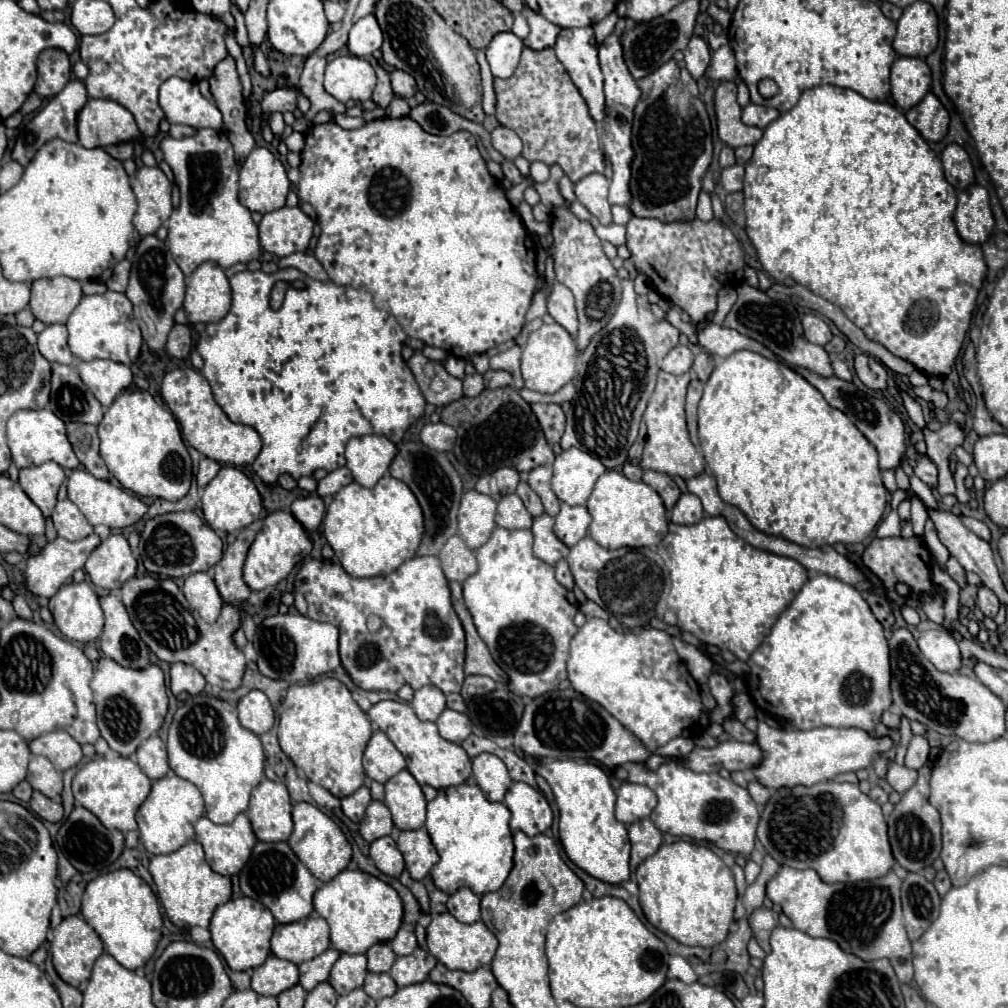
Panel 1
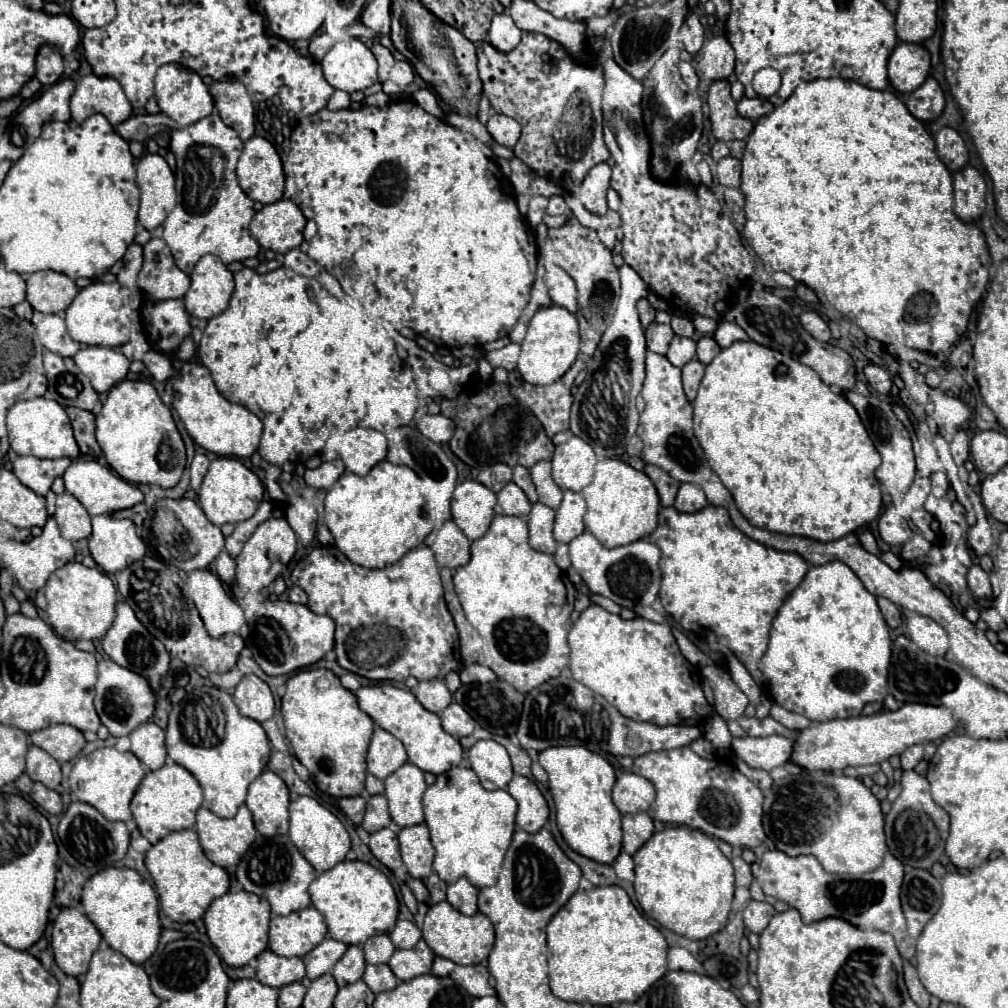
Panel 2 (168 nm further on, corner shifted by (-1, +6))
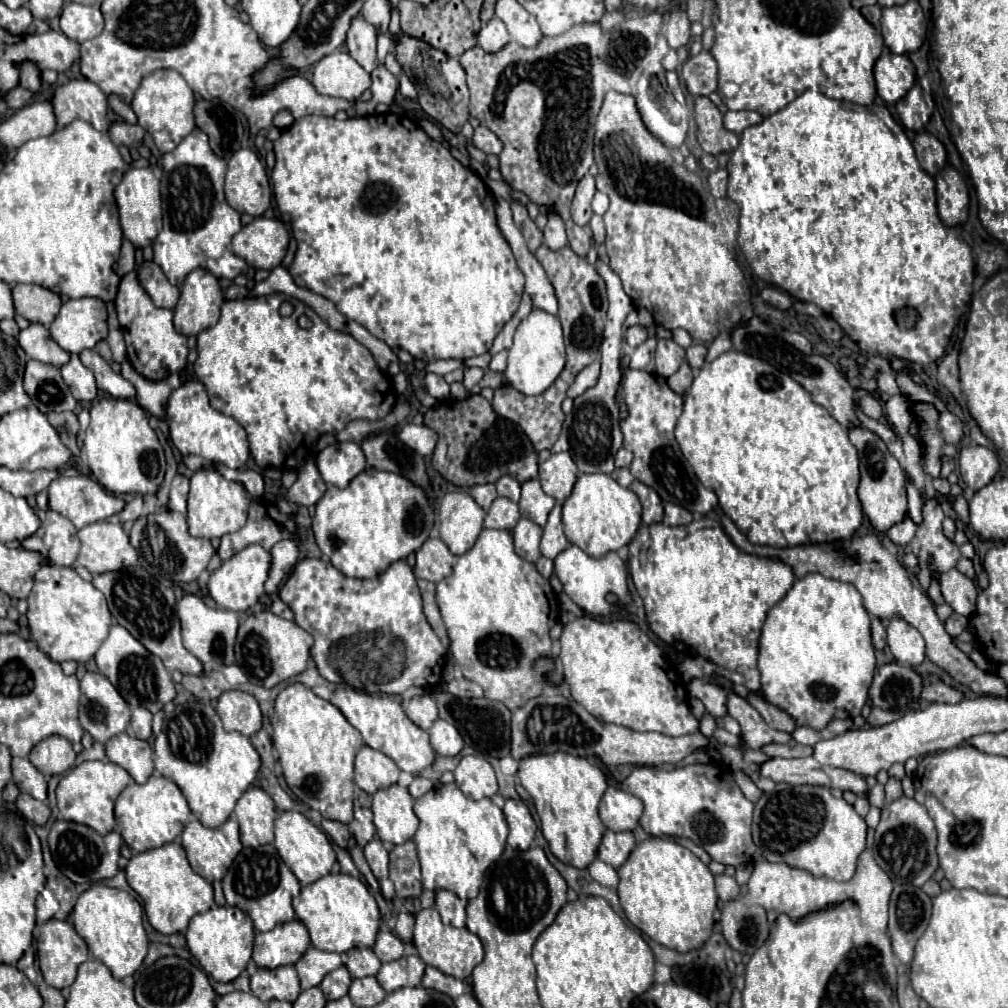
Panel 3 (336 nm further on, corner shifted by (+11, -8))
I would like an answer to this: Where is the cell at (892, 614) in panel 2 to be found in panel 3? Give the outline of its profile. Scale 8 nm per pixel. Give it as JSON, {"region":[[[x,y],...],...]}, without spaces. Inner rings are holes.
{"region":[[[872,618],[872,640],[876,650],[882,650],[886,646],[886,626],[880,618]]]}

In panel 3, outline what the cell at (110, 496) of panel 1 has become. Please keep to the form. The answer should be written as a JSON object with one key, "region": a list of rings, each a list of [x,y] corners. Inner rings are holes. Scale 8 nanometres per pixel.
{"region":[[[78,474],[78,476],[72,476],[72,478],[60,476],[58,480],[54,480],[50,484],[48,494],[50,494],[50,510],[66,516],[78,530],[92,524],[92,522],[106,520],[106,518],[122,512],[124,506],[126,506],[126,502],[122,498],[118,498],[116,494],[108,494],[96,480],[92,480],[84,474]]]}

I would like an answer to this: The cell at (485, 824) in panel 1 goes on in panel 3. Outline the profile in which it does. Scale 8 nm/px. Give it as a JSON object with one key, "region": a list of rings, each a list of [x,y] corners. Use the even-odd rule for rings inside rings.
{"region":[[[436,784],[414,802],[420,820],[414,842],[422,864],[422,886],[426,890],[450,890],[460,900],[478,896],[484,872],[494,864],[506,846],[508,824],[502,810],[492,800],[470,800],[456,784]]]}

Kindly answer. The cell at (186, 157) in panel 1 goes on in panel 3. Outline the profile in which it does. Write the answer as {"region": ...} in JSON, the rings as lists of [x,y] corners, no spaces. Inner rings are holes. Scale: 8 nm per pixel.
{"region":[[[196,128],[190,136],[186,136],[172,152],[164,154],[162,158],[162,210],[164,210],[164,228],[156,236],[154,242],[154,262],[160,264],[162,272],[174,286],[182,286],[184,278],[196,270],[206,268],[216,278],[230,278],[244,274],[248,264],[228,250],[230,240],[236,232],[240,232],[240,214],[226,202],[224,198],[224,174],[226,174],[226,160],[218,156],[208,142],[206,132]]]}

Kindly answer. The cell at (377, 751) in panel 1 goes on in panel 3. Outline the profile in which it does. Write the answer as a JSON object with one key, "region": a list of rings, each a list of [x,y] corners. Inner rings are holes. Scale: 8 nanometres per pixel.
{"region":[[[362,746],[356,754],[356,768],[354,768],[354,782],[368,794],[374,794],[390,784],[396,784],[400,776],[400,768],[380,750],[370,746]]]}

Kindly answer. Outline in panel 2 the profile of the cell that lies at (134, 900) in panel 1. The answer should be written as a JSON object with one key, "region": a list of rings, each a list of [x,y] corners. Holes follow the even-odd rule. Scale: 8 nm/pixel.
{"region":[[[106,868],[90,876],[82,892],[82,910],[98,926],[104,942],[122,952],[128,960],[142,964],[158,948],[160,942],[160,904],[158,894],[134,868]]]}

